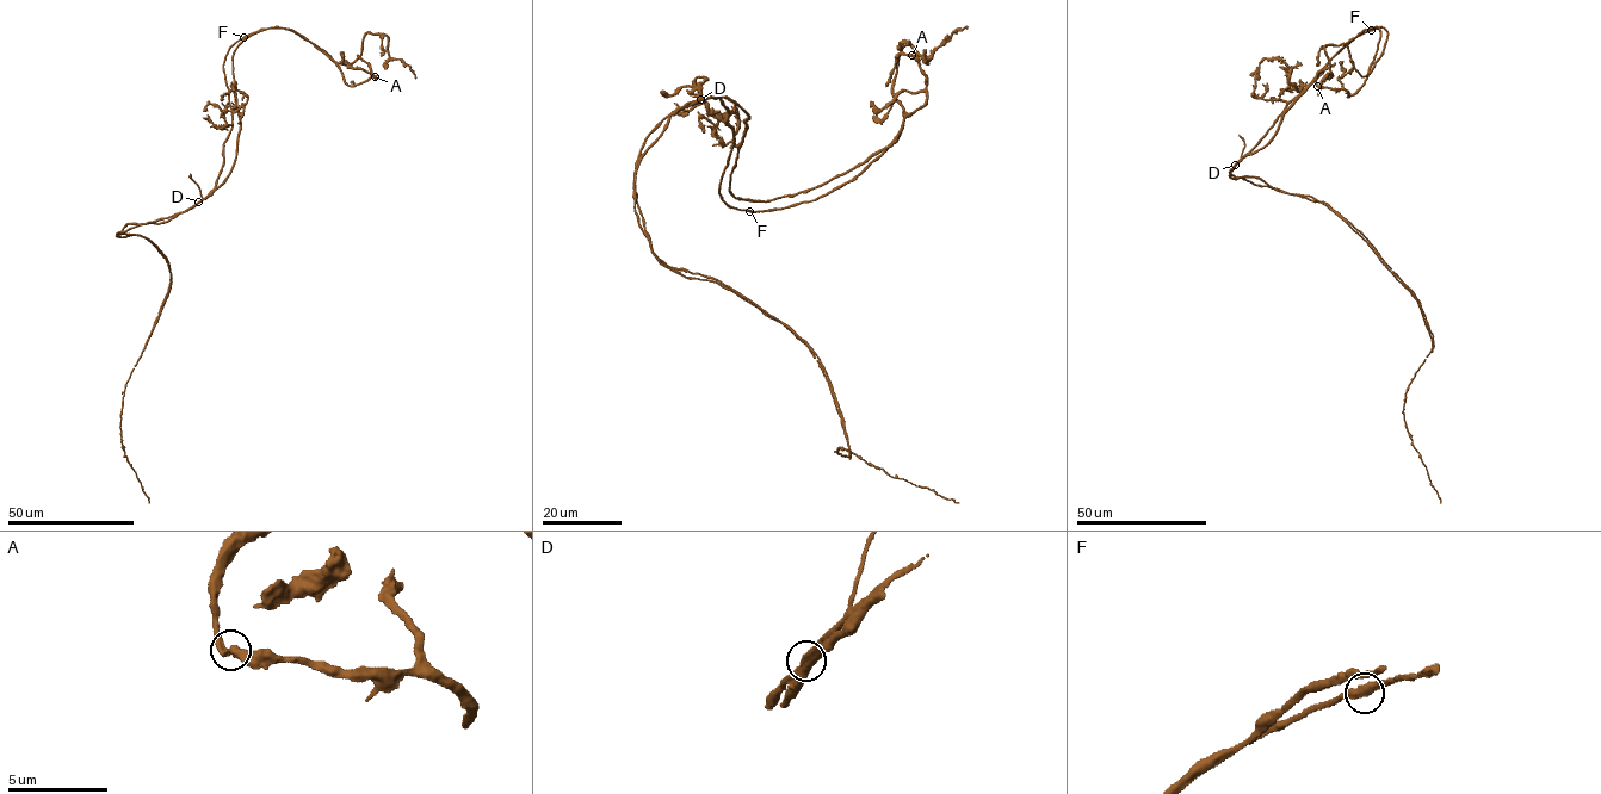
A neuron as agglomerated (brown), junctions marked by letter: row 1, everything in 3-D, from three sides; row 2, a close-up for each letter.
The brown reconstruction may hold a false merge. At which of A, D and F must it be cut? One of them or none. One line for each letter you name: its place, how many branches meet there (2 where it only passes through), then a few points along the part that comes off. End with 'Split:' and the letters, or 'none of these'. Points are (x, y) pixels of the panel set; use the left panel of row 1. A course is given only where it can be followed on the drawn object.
D: place (198, 202); branches 2; course (198, 202), (232, 126), (223, 62), (246, 36), (284, 28), (348, 64), (363, 36), (384, 35), (415, 79)
Split: D

